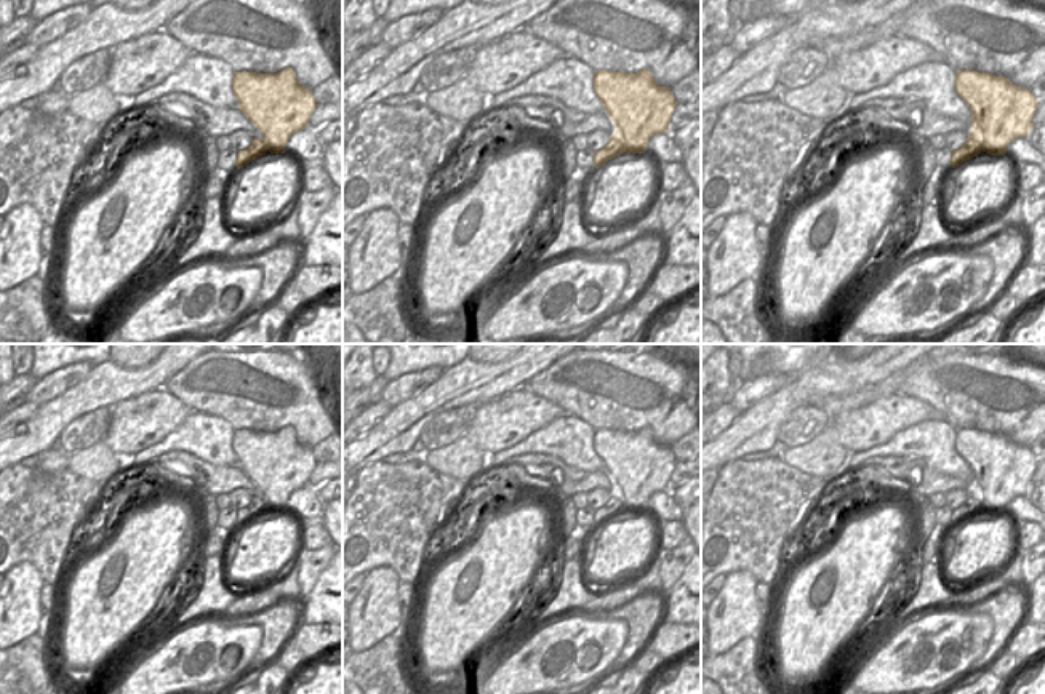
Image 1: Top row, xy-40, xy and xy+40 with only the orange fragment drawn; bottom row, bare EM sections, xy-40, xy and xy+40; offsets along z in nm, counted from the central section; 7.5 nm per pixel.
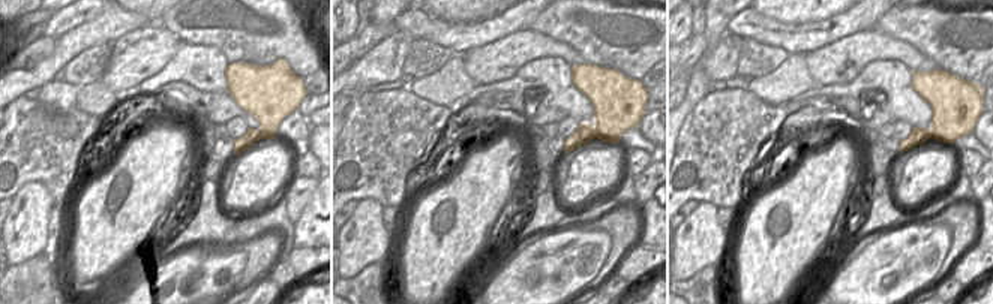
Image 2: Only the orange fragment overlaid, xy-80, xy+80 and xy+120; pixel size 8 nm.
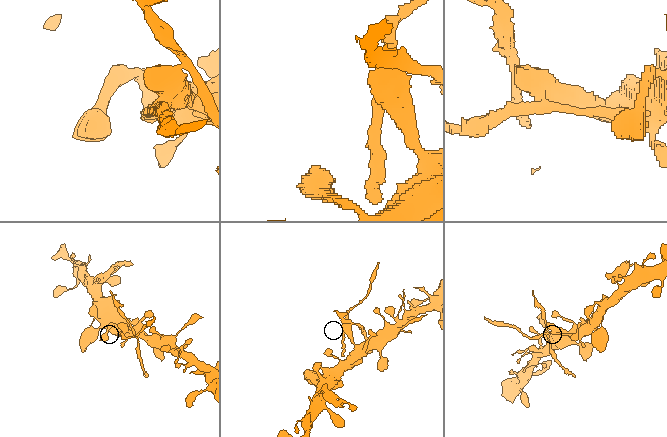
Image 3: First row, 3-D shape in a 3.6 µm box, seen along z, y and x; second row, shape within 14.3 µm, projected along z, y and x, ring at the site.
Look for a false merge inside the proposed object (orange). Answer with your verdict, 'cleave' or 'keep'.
cleave

